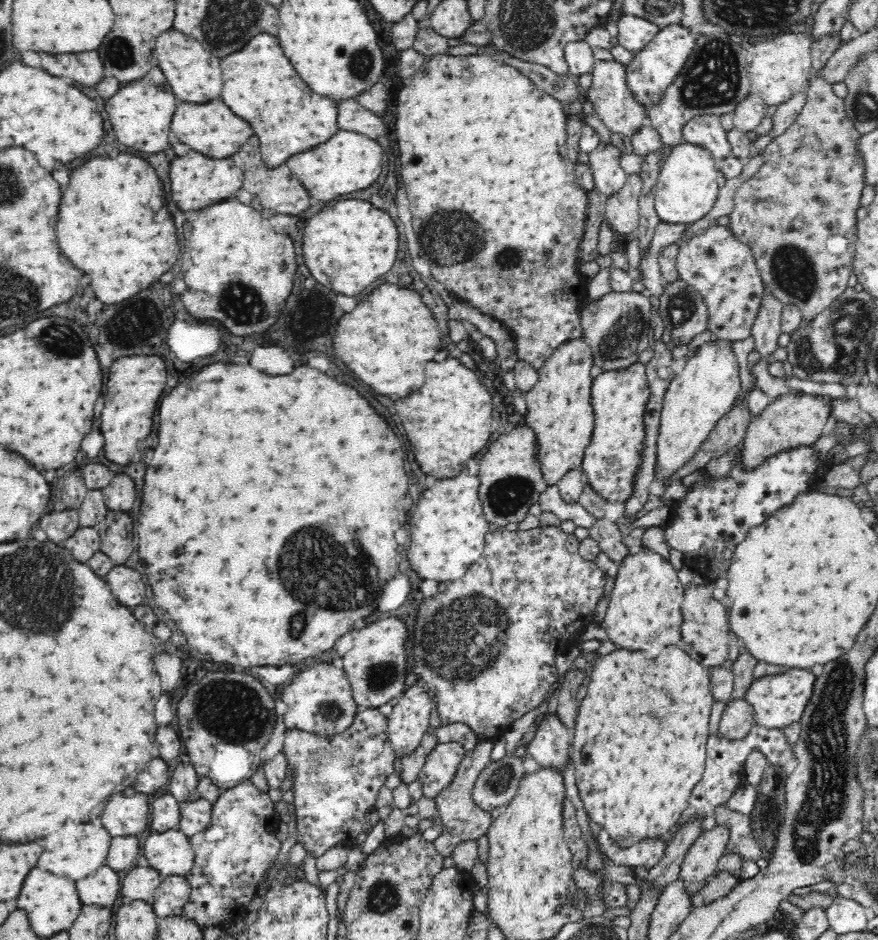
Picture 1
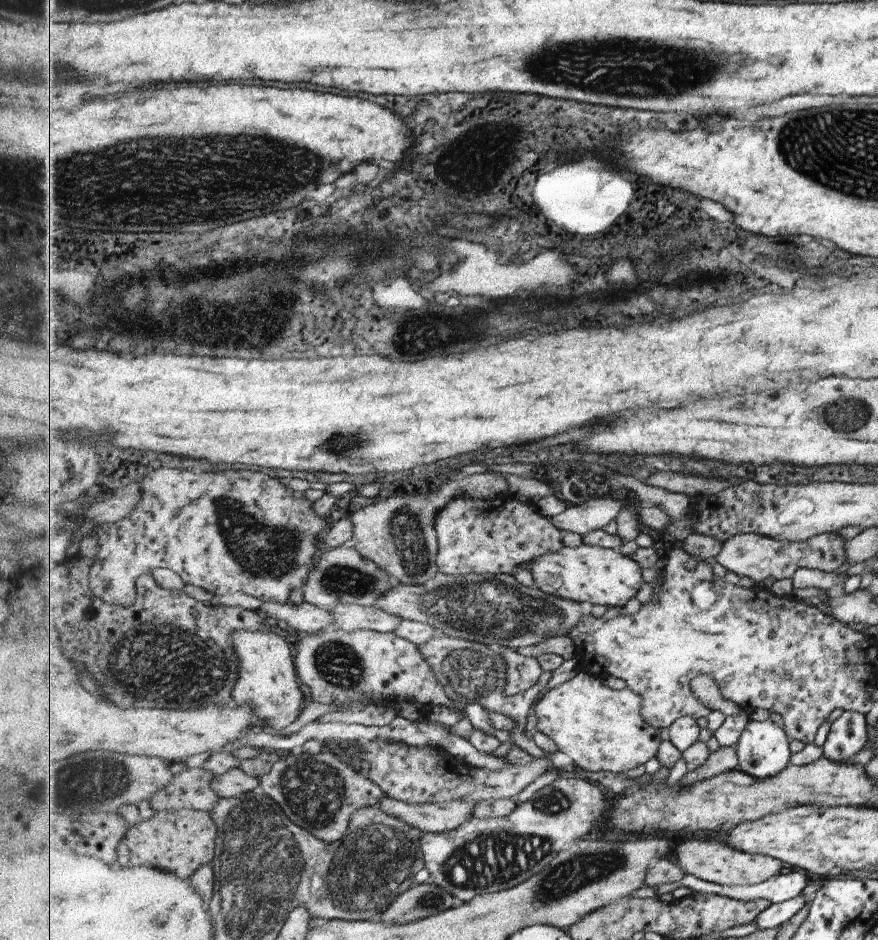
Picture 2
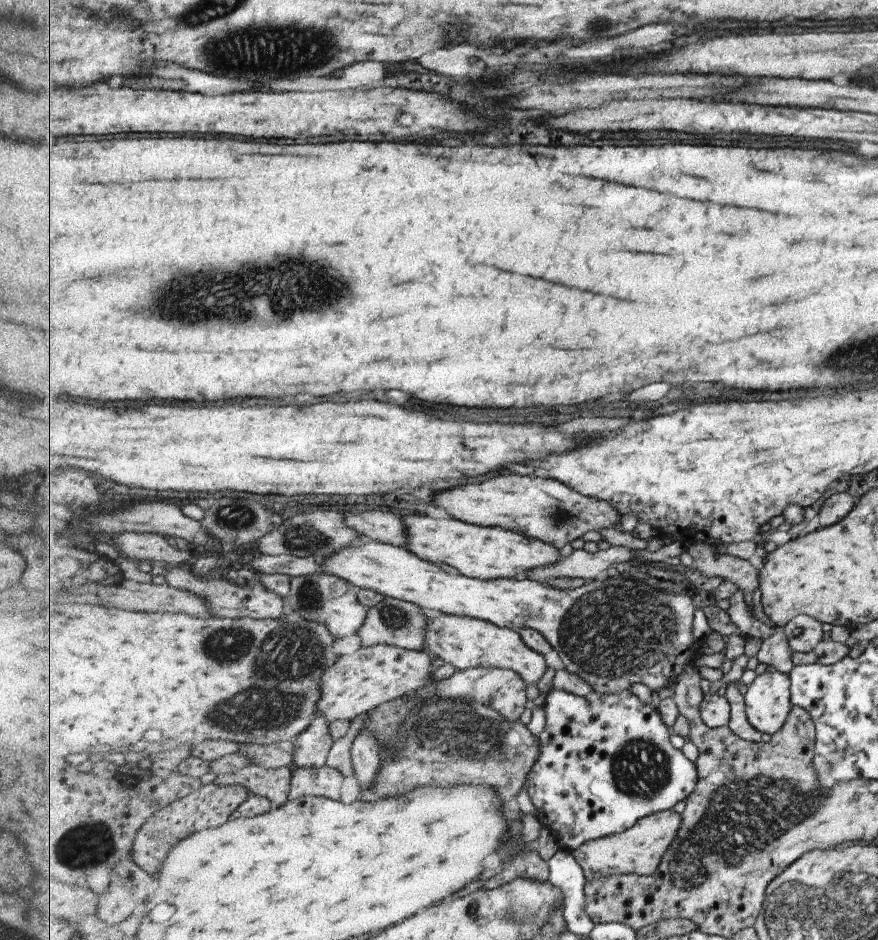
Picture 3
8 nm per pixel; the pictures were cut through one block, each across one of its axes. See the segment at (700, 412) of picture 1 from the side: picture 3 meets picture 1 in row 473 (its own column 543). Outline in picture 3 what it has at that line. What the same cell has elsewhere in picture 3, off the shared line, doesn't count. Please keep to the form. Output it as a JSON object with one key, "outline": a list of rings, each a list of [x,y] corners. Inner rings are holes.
{"outline":[[[430,613],[425,634],[425,644],[429,651],[450,663],[456,670],[473,667],[502,668],[518,672],[528,684],[537,683],[545,674],[547,664],[545,656],[535,649],[529,648],[517,631],[503,628],[486,620],[469,616]]]}

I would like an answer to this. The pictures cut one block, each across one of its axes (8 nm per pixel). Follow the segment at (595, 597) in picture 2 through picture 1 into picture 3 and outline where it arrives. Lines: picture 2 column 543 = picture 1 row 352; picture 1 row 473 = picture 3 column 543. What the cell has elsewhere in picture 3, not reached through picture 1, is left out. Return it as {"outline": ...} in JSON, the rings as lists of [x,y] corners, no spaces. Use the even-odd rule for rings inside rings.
{"outline":[[[421,514],[403,516],[403,520],[406,520],[411,552],[432,563],[453,566],[465,576],[476,579],[517,579],[533,568],[557,564],[564,558],[555,546],[506,528],[476,525],[455,517],[431,518]]]}

